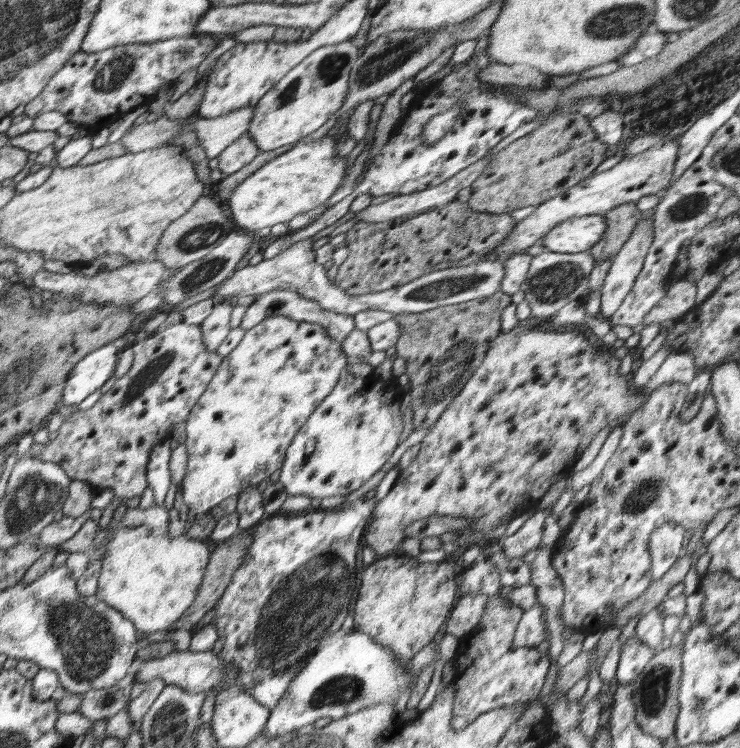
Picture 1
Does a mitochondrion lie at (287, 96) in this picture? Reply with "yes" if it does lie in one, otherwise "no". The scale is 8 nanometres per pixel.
yes

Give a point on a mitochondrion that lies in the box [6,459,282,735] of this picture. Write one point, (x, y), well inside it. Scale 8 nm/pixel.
(85, 639)

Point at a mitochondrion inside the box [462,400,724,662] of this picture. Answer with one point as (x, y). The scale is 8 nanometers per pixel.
(637, 497)

